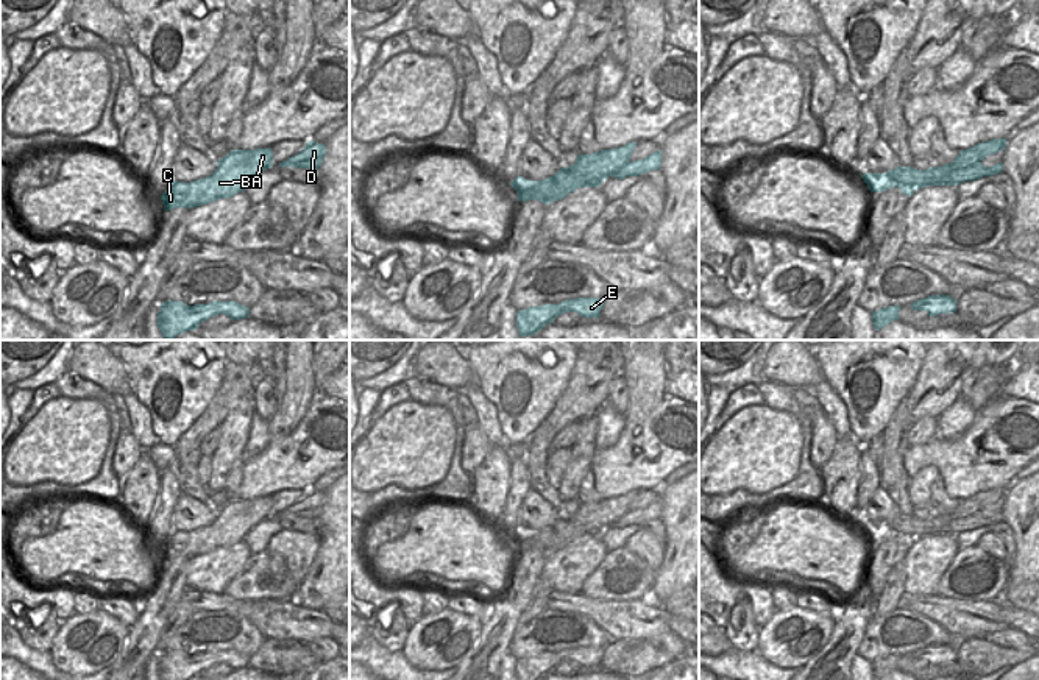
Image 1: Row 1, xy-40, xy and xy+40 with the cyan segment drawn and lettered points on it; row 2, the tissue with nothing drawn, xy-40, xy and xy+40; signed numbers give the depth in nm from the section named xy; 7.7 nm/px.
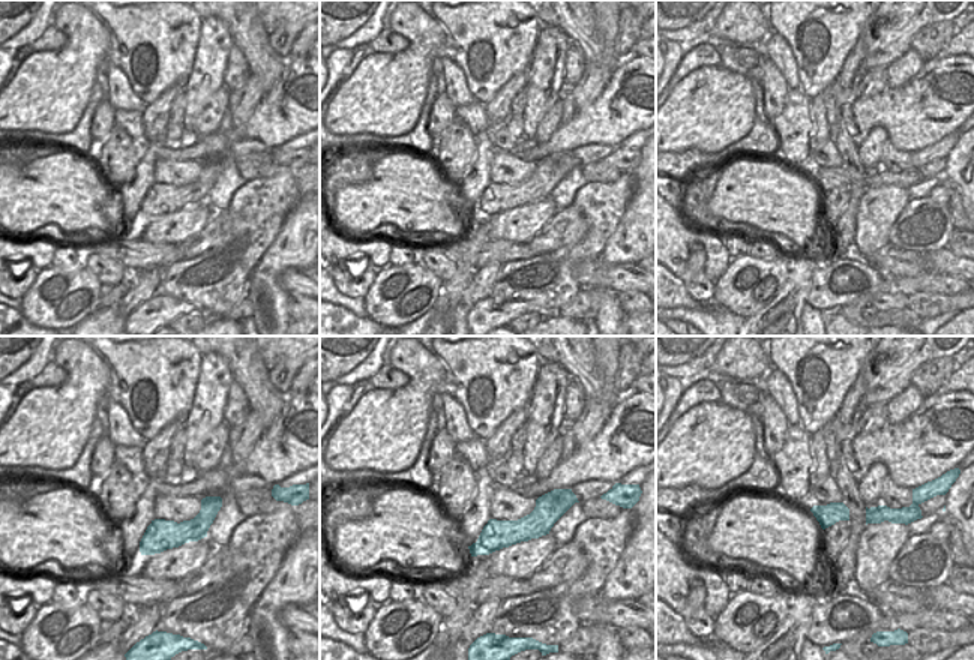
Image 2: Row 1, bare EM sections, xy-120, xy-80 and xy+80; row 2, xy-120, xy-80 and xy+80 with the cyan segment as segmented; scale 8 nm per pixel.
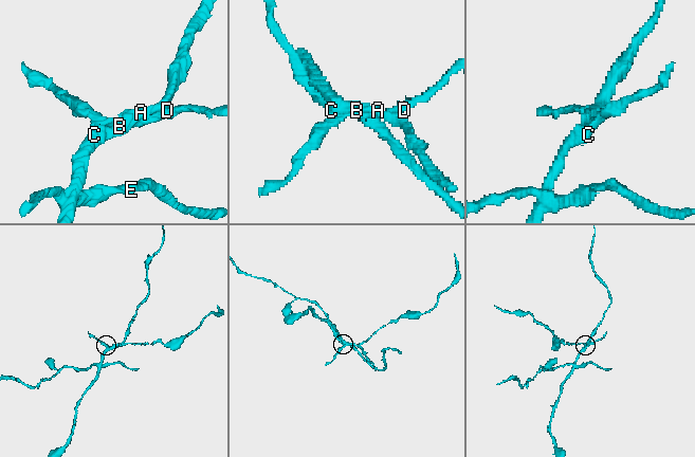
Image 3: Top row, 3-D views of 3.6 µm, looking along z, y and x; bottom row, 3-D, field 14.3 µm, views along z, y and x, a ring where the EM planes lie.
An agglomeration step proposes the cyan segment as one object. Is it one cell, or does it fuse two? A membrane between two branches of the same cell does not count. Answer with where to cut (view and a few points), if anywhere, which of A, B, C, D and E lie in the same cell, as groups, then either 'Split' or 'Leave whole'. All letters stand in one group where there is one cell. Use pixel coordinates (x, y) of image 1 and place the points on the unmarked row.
Split along xy+40 (978, 510), (958, 518), (932, 517). Groups: A B C E / D. Split.

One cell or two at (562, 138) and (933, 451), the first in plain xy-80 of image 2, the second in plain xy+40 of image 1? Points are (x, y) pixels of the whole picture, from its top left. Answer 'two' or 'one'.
one

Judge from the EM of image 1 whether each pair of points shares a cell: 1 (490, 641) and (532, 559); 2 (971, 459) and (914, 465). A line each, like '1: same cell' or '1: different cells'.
1: same cell
2: same cell

